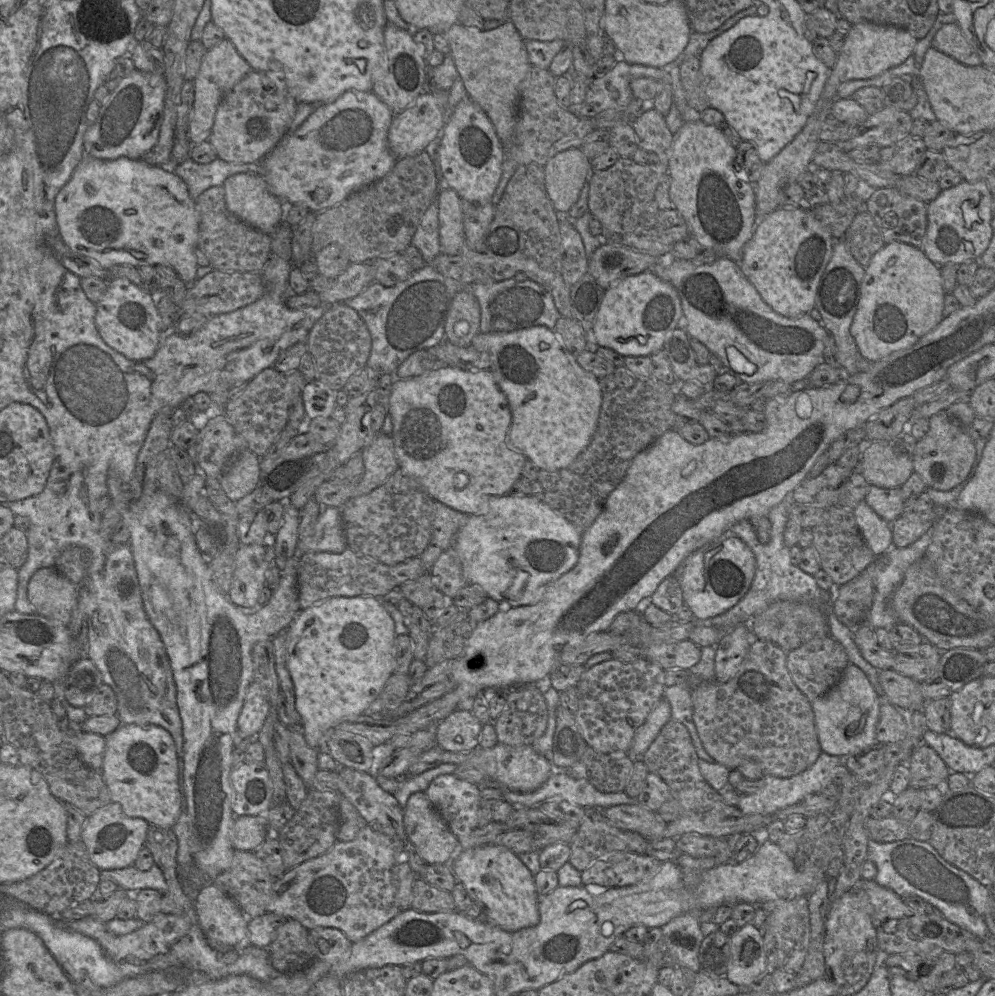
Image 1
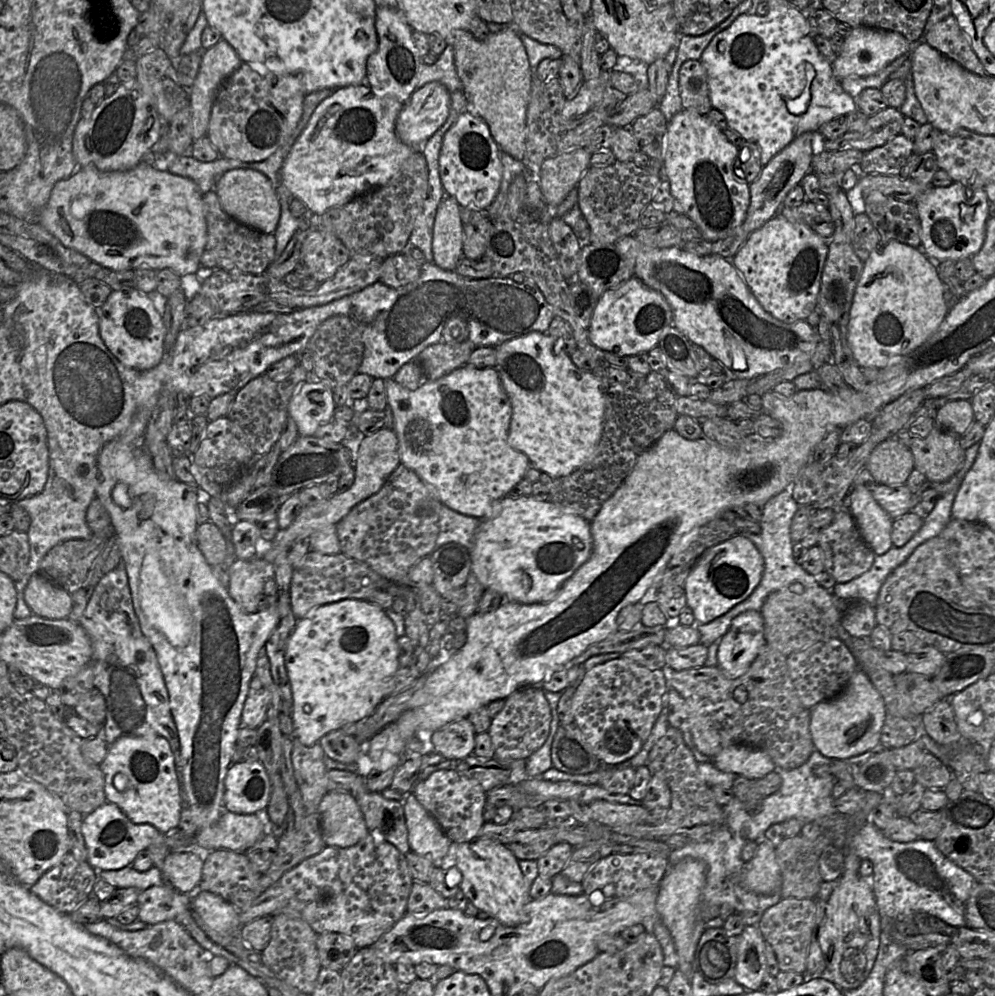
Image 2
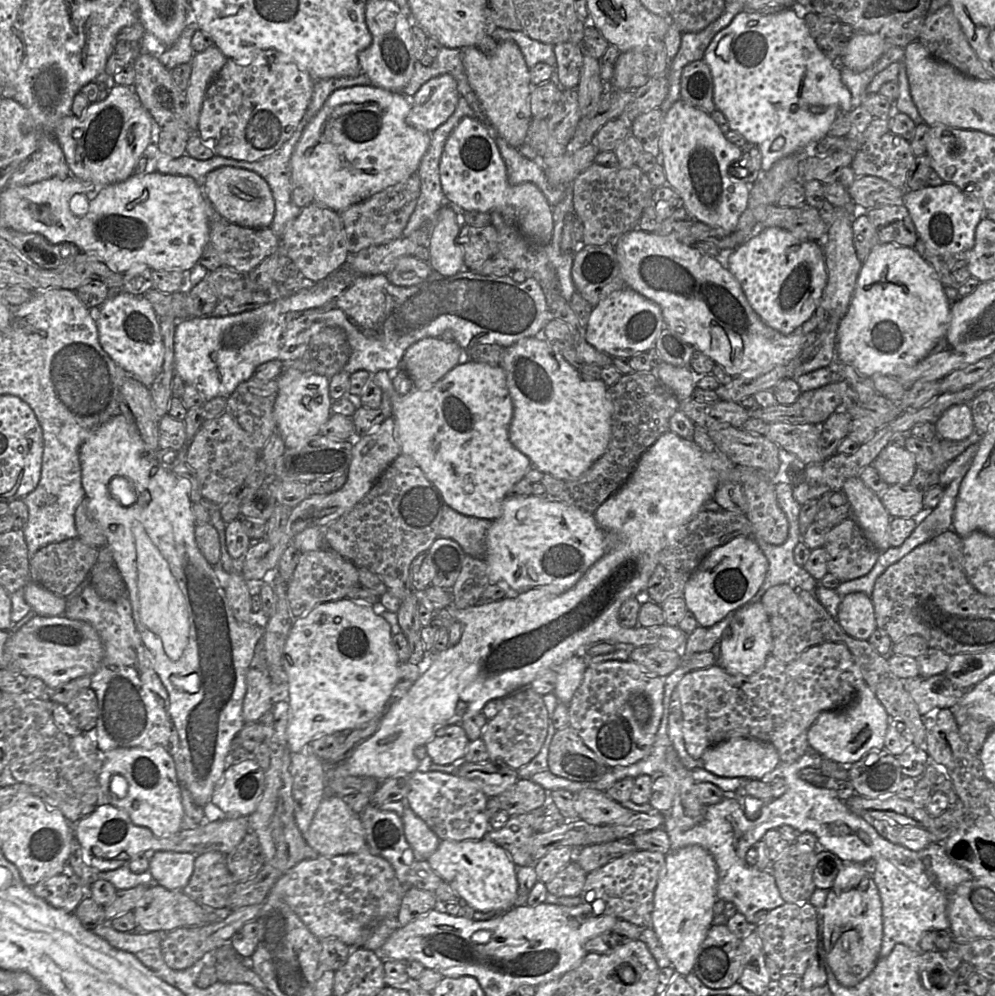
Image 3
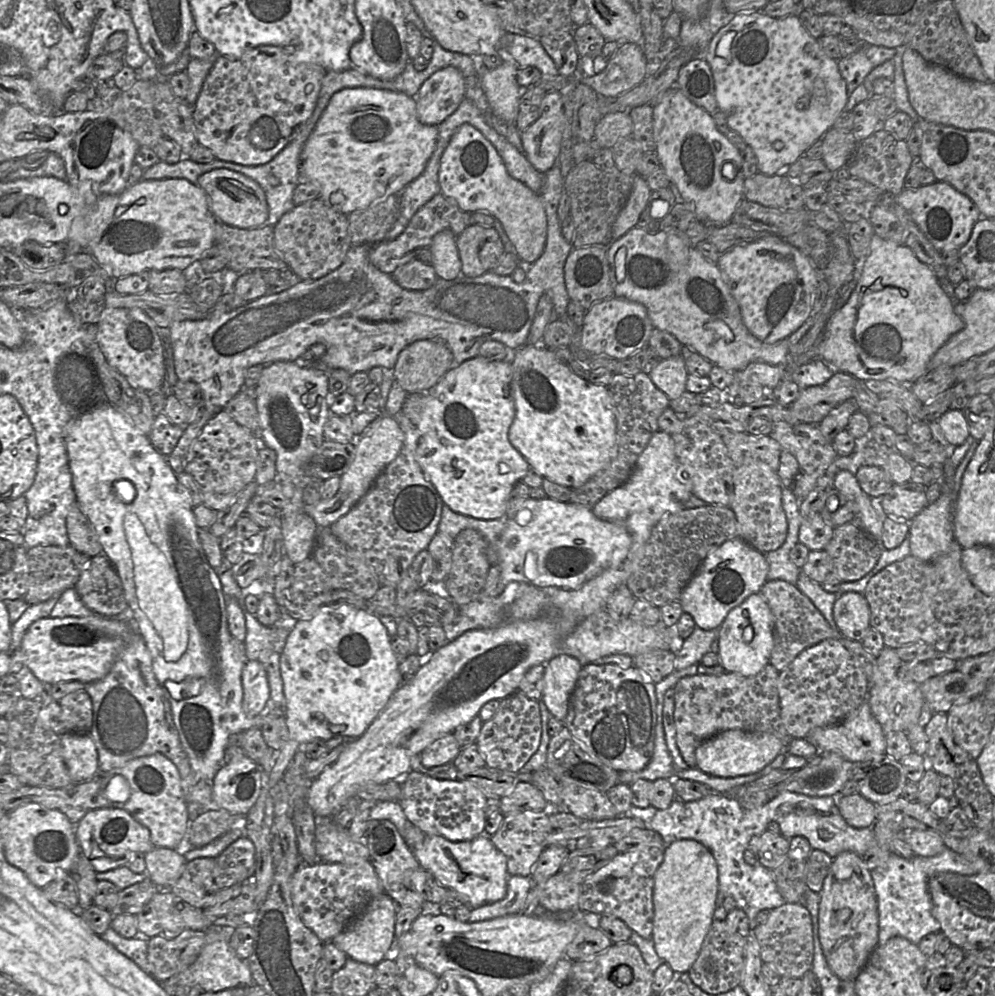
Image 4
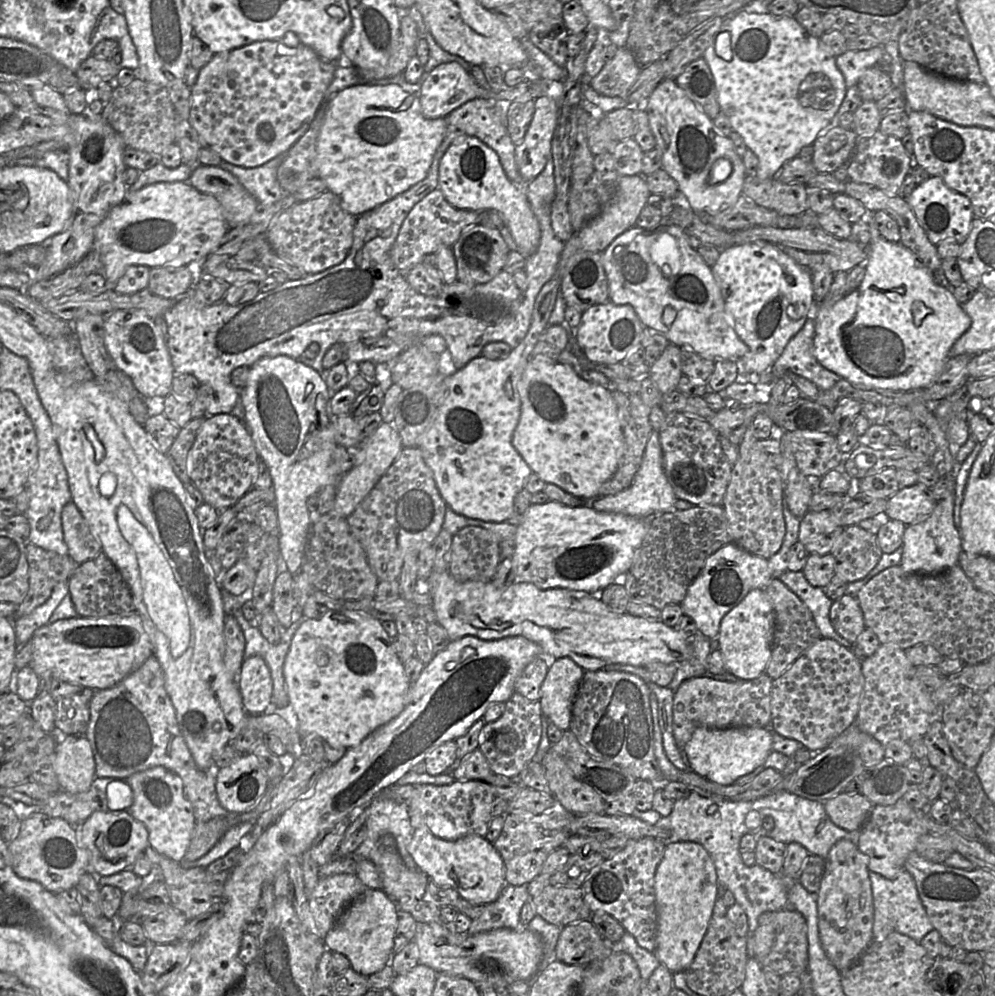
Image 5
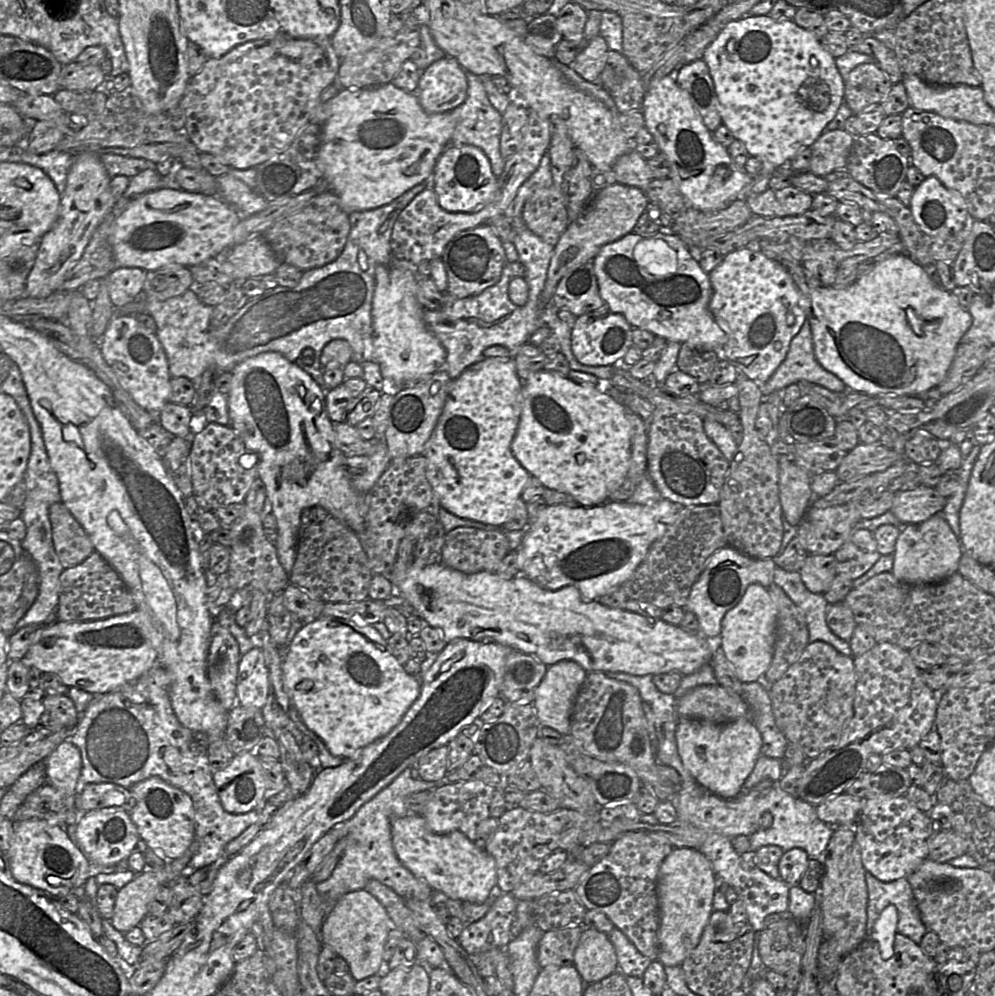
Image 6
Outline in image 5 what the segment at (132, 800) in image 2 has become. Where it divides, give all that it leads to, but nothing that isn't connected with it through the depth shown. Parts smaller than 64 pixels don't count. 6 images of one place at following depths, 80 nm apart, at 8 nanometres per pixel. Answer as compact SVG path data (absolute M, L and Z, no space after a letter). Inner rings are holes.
M159 766L135 773L126 781L133 792L133 803L124 810L146 827L148 842L153 849L180 862L187 852L196 824L192 806L183 791L181 778Z

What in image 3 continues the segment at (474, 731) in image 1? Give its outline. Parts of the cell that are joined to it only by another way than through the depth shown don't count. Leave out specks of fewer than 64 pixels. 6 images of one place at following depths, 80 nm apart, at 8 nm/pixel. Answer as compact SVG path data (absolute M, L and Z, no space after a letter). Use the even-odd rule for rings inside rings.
M461 724L449 725L426 744L427 756L434 764L439 765L461 762L467 752L469 742Z

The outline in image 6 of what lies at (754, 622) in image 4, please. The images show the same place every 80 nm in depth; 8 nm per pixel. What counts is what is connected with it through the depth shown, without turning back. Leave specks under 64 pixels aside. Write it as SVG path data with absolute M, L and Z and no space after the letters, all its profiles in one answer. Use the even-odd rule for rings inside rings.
M756 583L750 584L737 605L724 615L721 622L721 648L742 683L763 679L773 657L776 626L776 604L768 588Z

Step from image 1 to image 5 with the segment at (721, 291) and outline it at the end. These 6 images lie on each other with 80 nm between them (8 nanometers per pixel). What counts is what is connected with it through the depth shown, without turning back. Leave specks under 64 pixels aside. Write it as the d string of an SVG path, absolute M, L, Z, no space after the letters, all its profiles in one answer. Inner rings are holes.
M634 226L617 237L601 254L601 259L608 281L609 301L632 306L644 327L659 331L678 347L686 346L714 361L737 360L747 353L747 345L735 332L733 317L725 310L711 267L690 246L688 236L681 228L669 226L657 231L645 231Z

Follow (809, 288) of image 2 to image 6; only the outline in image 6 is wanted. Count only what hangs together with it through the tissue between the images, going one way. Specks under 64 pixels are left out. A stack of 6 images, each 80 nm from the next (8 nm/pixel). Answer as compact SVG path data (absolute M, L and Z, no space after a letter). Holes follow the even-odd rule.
M751 246L750 248L743 247L725 255L721 264L709 273L709 279L712 287L709 310L717 324L726 334L726 343L723 346L723 359L728 360L736 368L740 369L748 379L756 383L766 382L785 359L791 340L798 334L804 321L807 319L809 299L801 294L787 270L779 262L766 256L754 246Z

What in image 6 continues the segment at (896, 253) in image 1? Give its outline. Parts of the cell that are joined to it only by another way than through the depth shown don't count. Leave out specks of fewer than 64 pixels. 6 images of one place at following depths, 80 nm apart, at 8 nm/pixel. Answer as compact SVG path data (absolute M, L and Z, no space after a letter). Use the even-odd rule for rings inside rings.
M888 254L888 256L883 257L883 259L880 260L869 273L859 277L854 283L846 287L821 286L818 281L809 275L800 262L790 262L787 260L780 260L777 262L787 270L801 294L809 299L807 318L810 321L812 331L814 354L819 364L824 369L841 379L851 390L869 396L912 395L928 391L932 388L937 388L946 377L954 360L957 348L960 345L961 338L968 331L973 322L972 315L968 309L963 308L958 303L957 298L952 291L948 291L942 286L935 284L925 272L924 267L911 259L908 254Z

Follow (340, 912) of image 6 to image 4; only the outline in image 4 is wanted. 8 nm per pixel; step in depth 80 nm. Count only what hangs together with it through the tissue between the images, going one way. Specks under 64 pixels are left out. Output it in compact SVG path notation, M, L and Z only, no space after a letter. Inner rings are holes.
M382 893L371 899L331 942L343 950L349 958L376 966L394 950L396 914L397 904L387 893Z

